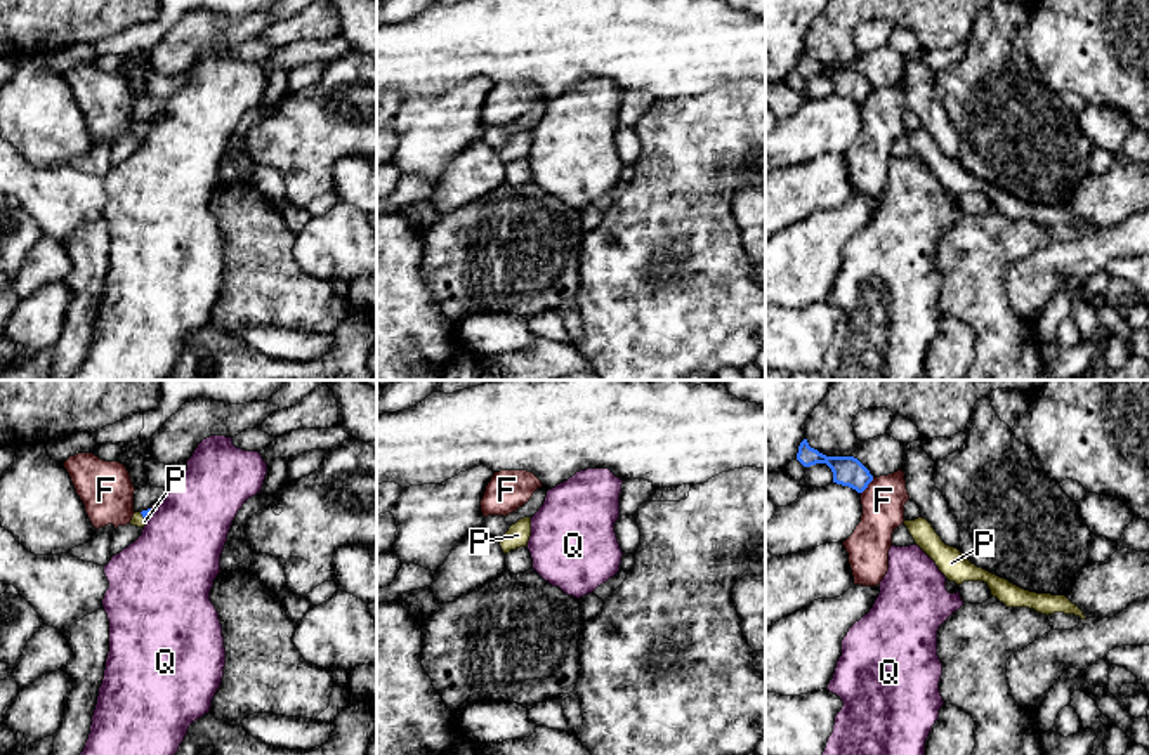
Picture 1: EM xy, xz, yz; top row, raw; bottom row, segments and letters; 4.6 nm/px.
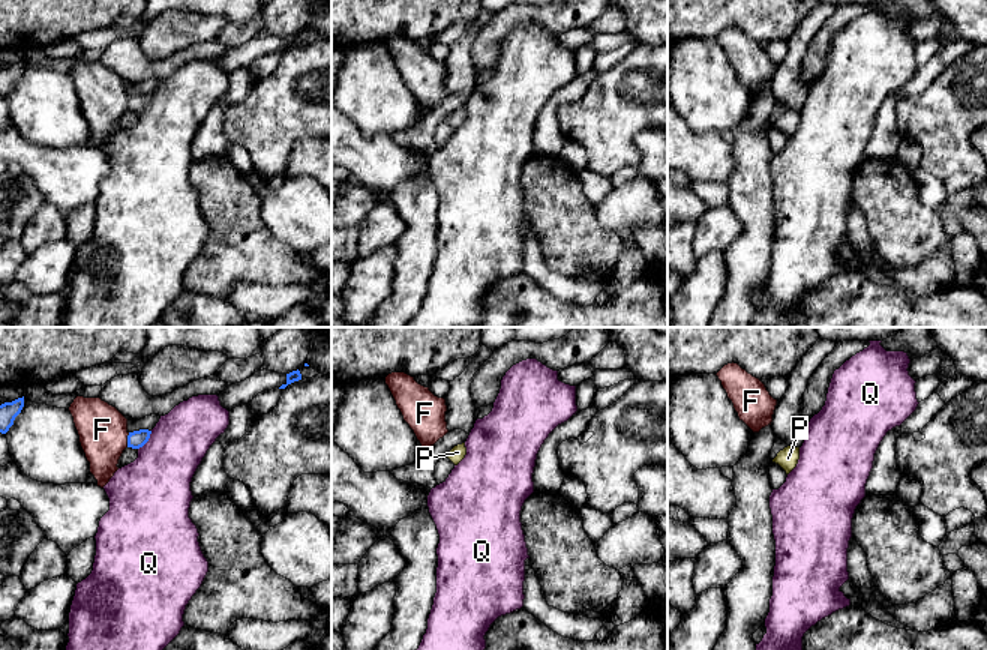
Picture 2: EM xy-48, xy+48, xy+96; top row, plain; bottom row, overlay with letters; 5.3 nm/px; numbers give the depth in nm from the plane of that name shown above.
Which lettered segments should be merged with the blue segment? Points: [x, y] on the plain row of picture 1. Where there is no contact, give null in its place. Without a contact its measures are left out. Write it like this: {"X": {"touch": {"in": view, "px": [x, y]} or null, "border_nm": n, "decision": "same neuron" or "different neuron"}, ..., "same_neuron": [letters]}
{"F": {"touch": {"in": "yz", "px": [866, 98]}, "border_nm": 100, "decision": "different neuron"}, "P": {"touch": {"in": "xy", "px": [143, 127]}, "border_nm": 50, "decision": "same neuron"}, "Q": {"touch": {"in": "xy", "px": [150, 125]}, "border_nm": 60, "decision": "different neuron"}, "same_neuron": ["P"]}

